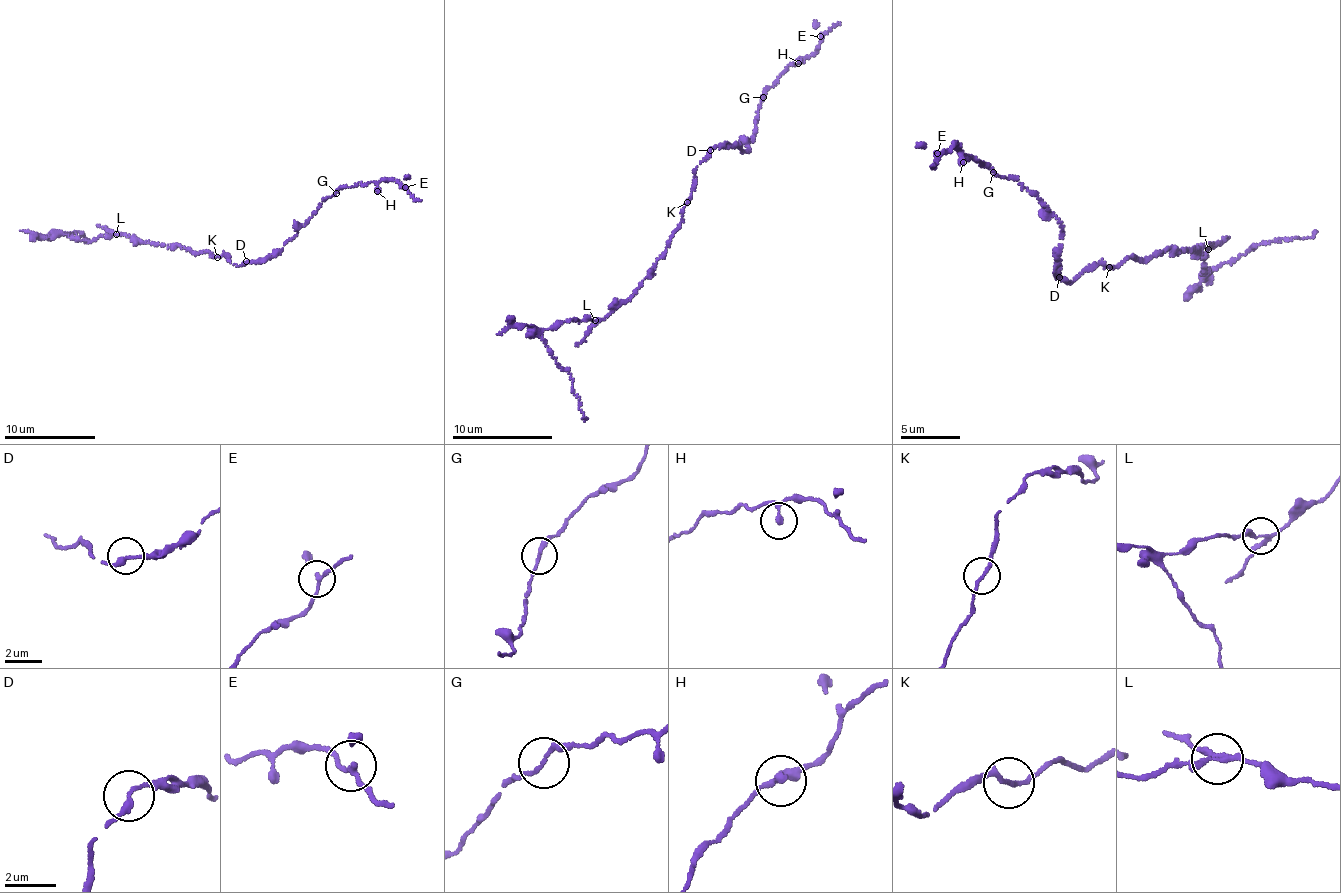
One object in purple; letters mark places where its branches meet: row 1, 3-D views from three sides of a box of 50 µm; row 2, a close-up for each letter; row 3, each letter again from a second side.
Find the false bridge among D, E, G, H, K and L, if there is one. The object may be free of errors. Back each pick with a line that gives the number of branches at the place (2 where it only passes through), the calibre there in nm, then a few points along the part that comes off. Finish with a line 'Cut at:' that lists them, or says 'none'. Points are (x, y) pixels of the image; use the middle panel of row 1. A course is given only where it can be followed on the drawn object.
L: 3 branches meet; 160 nm thick; foreign part runs (595, 320), (557, 321), (542, 332), (542, 339), (561, 368), (571, 376), (579, 409), (587, 419)
Cut at: L

